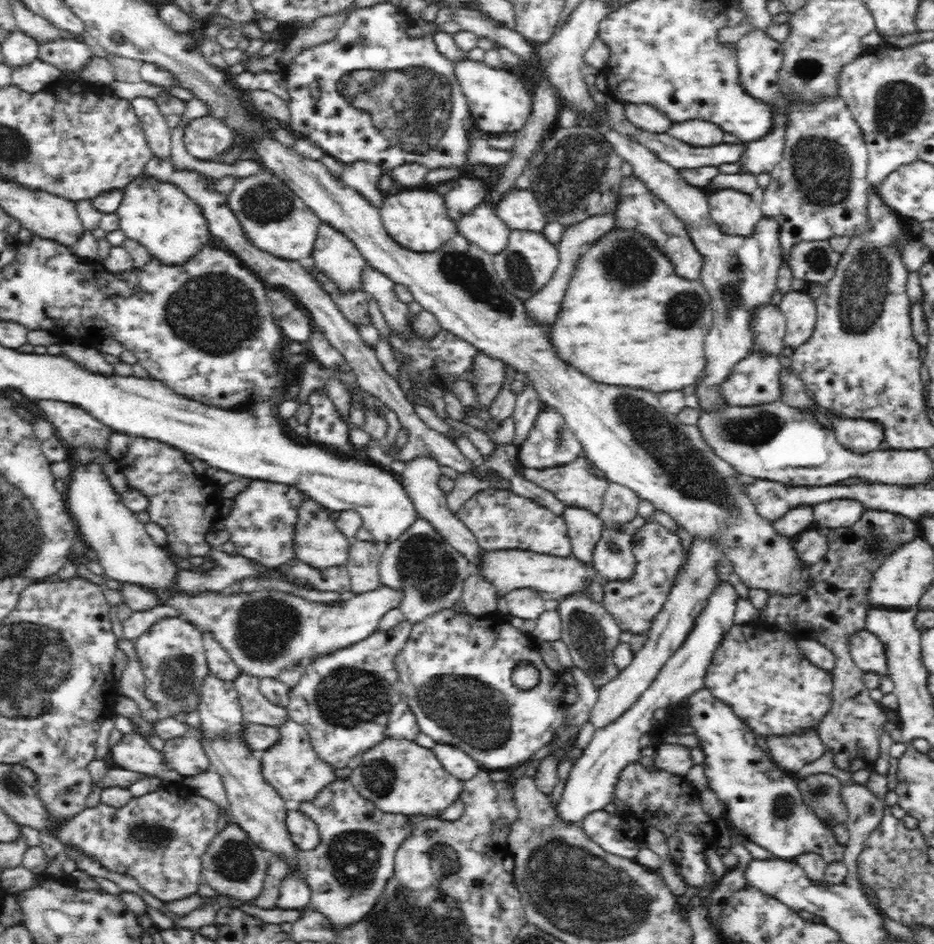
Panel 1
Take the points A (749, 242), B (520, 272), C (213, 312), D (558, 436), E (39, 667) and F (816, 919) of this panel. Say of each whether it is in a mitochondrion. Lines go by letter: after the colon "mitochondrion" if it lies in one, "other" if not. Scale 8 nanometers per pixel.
A: other
B: mitochondrion
C: mitochondrion
D: mitochondrion
E: mitochondrion
F: other

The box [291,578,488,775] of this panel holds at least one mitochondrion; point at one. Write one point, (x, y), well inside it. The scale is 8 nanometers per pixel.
(347, 697)

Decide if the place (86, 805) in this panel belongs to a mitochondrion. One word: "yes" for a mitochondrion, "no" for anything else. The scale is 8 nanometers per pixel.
no

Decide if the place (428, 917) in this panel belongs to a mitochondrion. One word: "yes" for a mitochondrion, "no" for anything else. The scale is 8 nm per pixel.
yes

